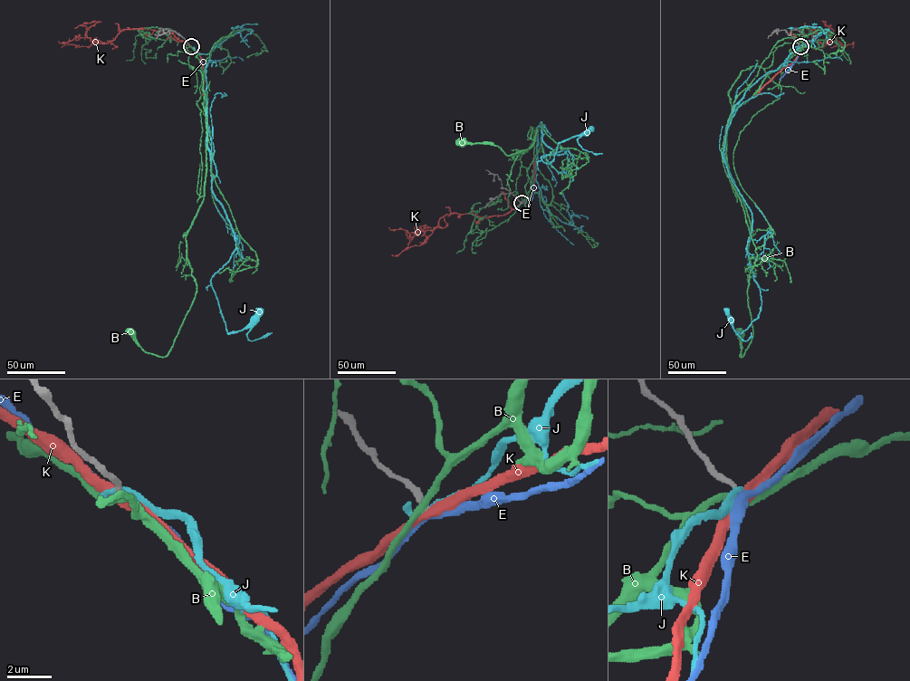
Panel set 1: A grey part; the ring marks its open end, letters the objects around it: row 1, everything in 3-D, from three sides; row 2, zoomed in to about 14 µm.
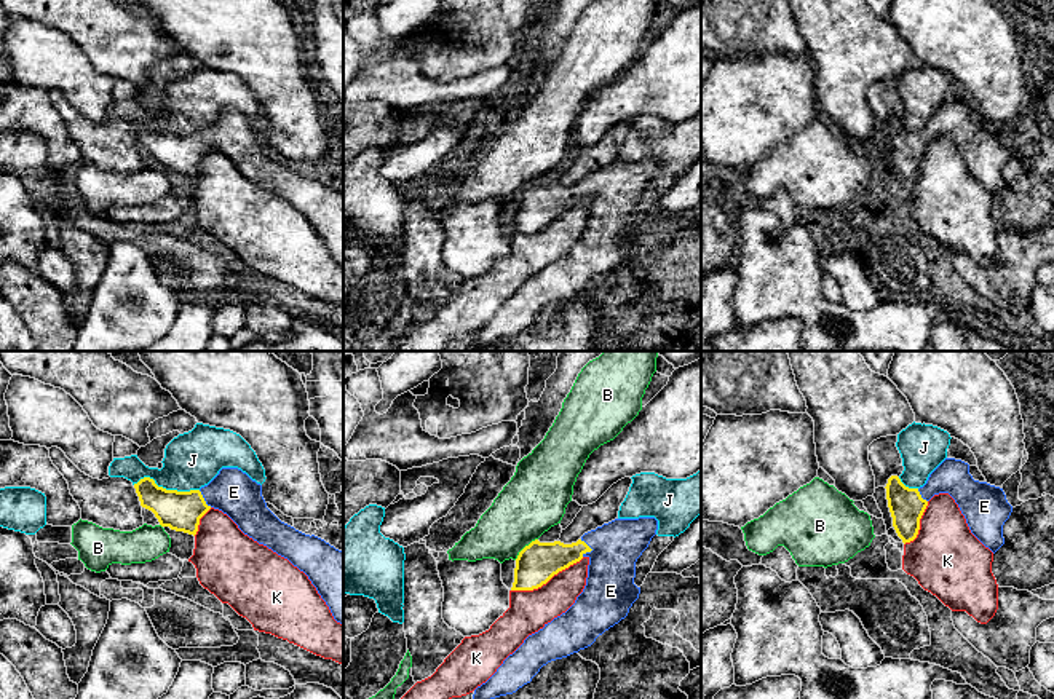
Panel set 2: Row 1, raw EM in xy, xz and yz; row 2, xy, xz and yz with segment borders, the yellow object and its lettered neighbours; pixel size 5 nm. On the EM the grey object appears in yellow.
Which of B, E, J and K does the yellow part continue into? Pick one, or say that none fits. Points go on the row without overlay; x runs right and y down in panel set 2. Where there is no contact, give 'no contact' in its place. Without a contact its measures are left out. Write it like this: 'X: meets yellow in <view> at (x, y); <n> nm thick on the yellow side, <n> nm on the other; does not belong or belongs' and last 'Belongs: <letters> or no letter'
B: meets yellow in xz at (524, 190); 200 nm thick on the yellow side, 320 nm on the other; does not belong
E: meets yellow in xz at (590, 190); 190 nm thick on the yellow side, 260 nm on the other; belongs
J: meets yellow in xy at (165, 131); 200 nm thick on the yellow side, 280 nm on the other; does not belong
K: meets yellow in xz at (546, 224); 200 nm thick on the yellow side, 200 nm on the other; does not belong
Belongs: E

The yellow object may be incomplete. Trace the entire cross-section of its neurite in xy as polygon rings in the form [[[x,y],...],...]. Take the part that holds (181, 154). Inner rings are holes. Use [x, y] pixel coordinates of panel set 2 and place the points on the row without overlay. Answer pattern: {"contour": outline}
{"contour": [[[222,110],[200,132],[177,134],[144,120],[134,126],[141,148],[152,153],[161,169],[196,177],[200,161],[211,152],[227,156],[238,171],[287,201],[303,214],[343,268],[343,195],[315,177],[281,164],[262,139],[262,128],[238,110]]]}

